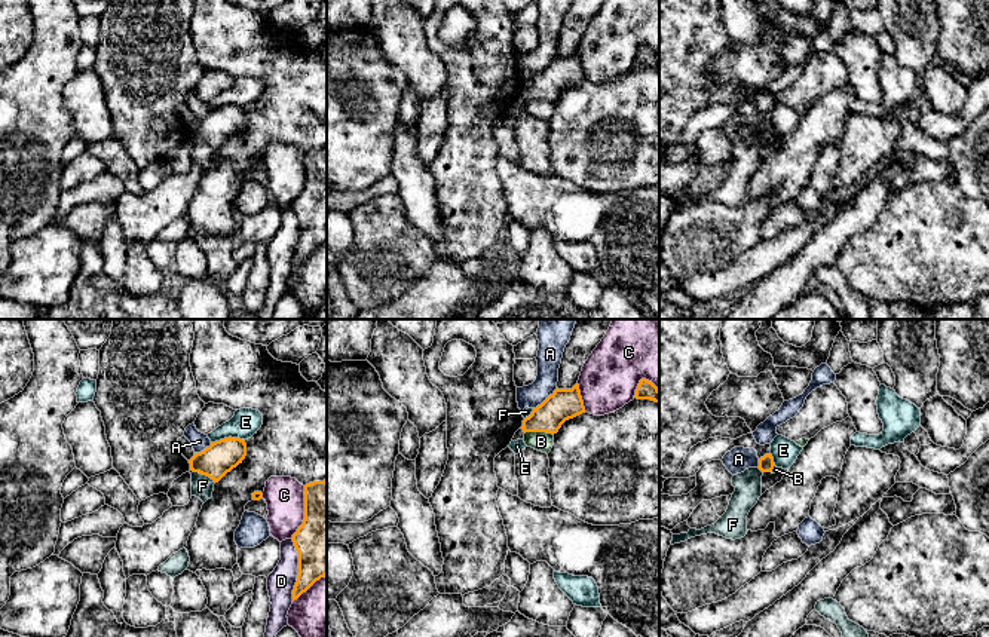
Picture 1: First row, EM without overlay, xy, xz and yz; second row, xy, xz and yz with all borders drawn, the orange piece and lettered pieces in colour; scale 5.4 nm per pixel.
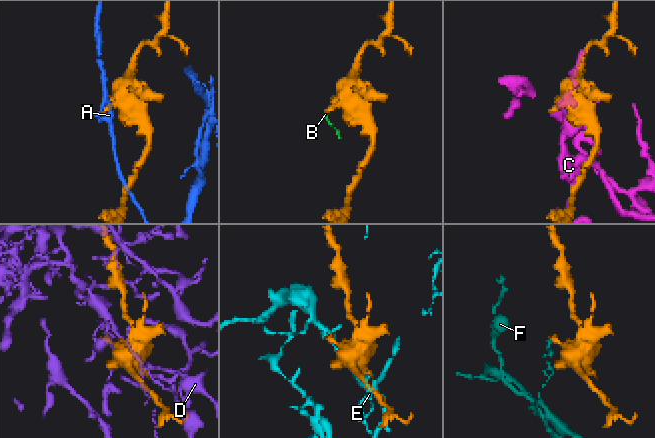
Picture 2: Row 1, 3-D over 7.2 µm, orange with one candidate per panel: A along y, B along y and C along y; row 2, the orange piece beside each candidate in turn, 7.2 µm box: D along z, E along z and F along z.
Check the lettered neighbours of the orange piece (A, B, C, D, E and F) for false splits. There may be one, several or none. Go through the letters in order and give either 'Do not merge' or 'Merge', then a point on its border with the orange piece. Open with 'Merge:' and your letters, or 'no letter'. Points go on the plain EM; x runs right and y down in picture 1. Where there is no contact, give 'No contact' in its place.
Merge: no letter
A: Do not merge. Touches orange at xz (547, 66)
B: Do not merge. Touches orange at xz (539, 98)
C: Do not merge. Touches orange at xy (305, 180)
D: Do not merge. Touches orange at xy (299, 236)
E: Do not merge. Touches orange at xy (229, 104)
F: Do not merge. Touches orange at xy (202, 141)

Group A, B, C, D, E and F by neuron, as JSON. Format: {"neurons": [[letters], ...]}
{"neurons": [["A"], ["B", "F"], ["C"], ["D"], ["E"]]}

